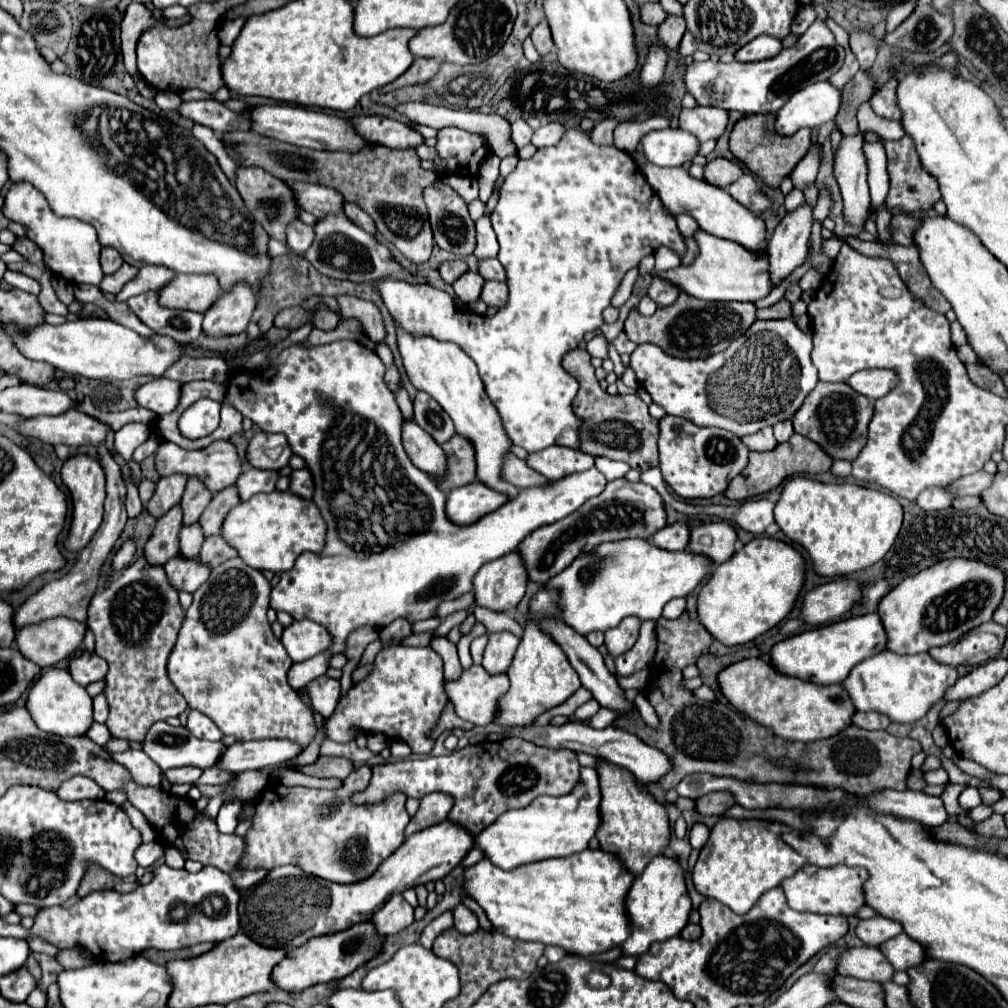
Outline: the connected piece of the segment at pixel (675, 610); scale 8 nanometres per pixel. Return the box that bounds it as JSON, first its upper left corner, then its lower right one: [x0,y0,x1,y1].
[662,598,686,618]

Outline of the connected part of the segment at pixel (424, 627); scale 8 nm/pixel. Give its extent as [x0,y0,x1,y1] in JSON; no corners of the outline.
[412,618,440,634]

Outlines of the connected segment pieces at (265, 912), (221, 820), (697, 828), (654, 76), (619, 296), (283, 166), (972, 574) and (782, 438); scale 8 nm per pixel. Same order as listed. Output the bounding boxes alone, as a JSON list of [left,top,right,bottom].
[[240,820,474,948],[216,792,260,834],[690,822,710,850],[640,46,668,88],[611,267,637,308],[224,132,438,264],[878,558,1006,654],[774,420,794,444]]

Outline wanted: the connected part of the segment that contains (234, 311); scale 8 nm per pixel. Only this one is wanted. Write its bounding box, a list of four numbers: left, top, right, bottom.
[202,284,254,336]

